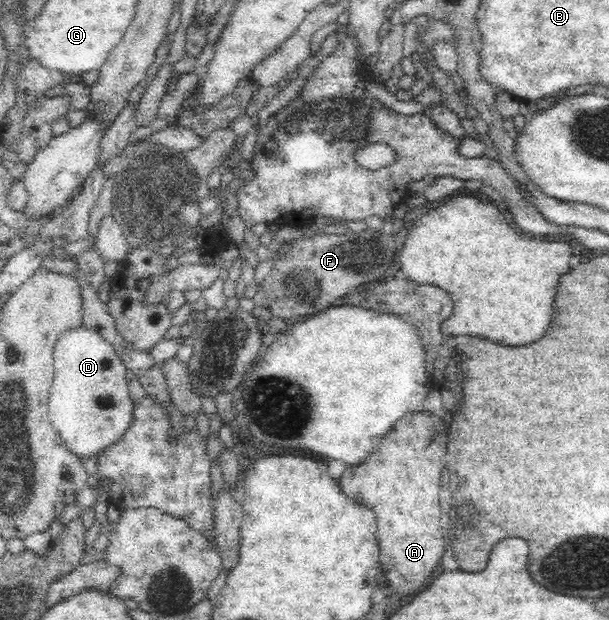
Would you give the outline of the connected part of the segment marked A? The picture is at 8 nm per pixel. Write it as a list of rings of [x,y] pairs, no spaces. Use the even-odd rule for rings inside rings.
[[[417,412],[409,414],[403,420],[399,420],[379,442],[375,454],[359,464],[349,466],[342,474],[340,486],[346,496],[351,496],[357,502],[367,504],[375,516],[377,516],[377,543],[380,551],[379,566],[383,570],[386,579],[389,581],[392,590],[401,596],[417,594],[427,580],[433,576],[433,572],[439,568],[447,538],[441,524],[441,470],[443,470],[443,458],[447,450],[447,432],[445,424],[437,414],[431,412]]]

